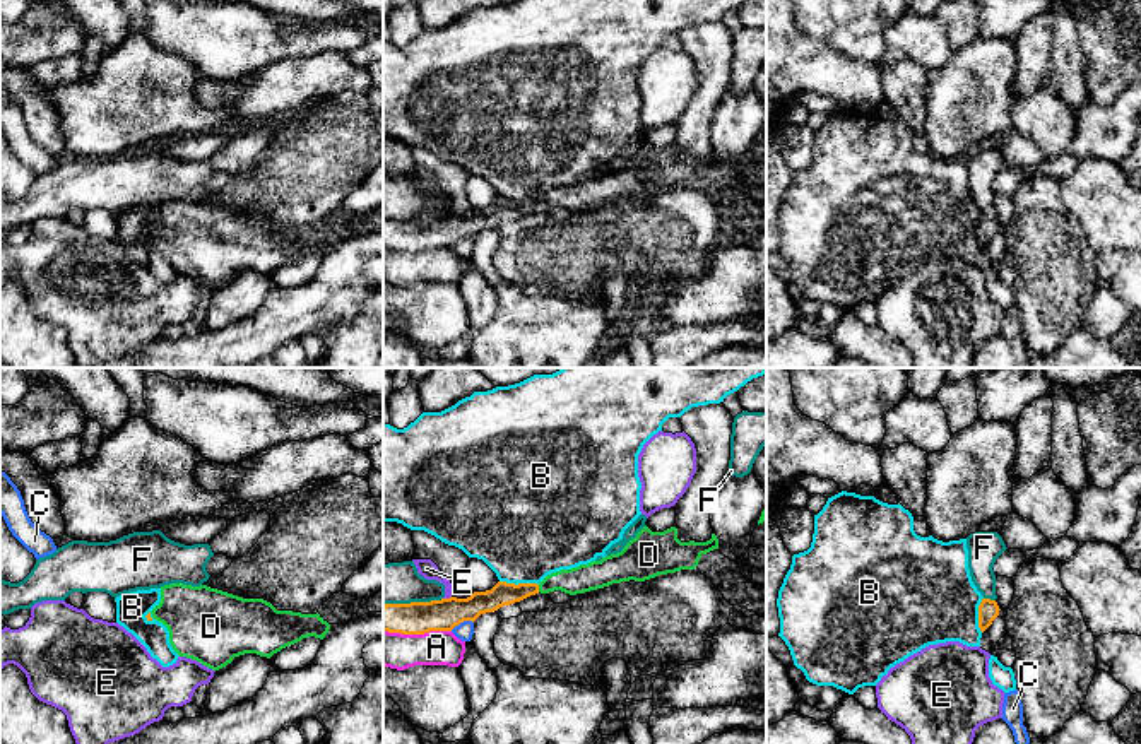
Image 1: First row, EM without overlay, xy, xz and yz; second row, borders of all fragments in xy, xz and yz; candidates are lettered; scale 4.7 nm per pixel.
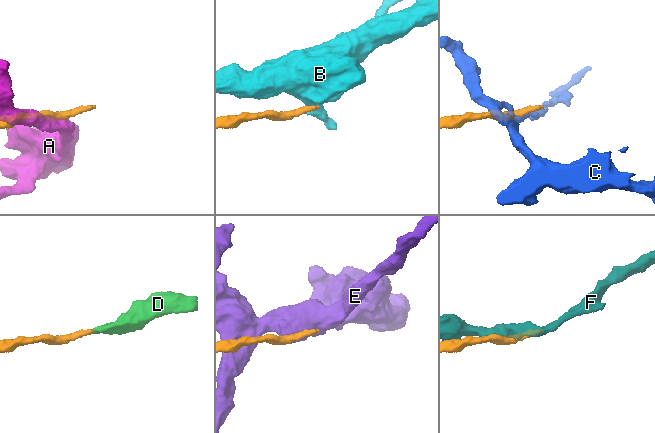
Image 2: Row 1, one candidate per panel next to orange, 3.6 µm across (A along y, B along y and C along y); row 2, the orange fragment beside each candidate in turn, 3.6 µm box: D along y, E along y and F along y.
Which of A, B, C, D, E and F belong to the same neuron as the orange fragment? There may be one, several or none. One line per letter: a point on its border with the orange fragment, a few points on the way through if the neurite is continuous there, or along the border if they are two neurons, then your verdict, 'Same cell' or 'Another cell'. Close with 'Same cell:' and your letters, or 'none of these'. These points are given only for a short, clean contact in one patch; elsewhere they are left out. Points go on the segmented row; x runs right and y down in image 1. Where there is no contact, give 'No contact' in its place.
A: Touches orange at xz (418, 633). Another cell
B: Touches orange at xz (519, 584). Boundary: xz (500, 580), (537, 585). Another cell
C: Touches orange at xz (461, 621). Boundary: xz (472, 621), (462, 621), (450, 630). Another cell
D: Touches orange at xz (537, 589). Path across: xz (502, 594), (537, 589), (558, 580), (589, 577). Same cell
E: Touches orange at xz (447, 599). Boundary: xz (450, 596), (443, 599). Another cell
F: Touches orange at xz (413, 602). Another cell
Same cell: D

